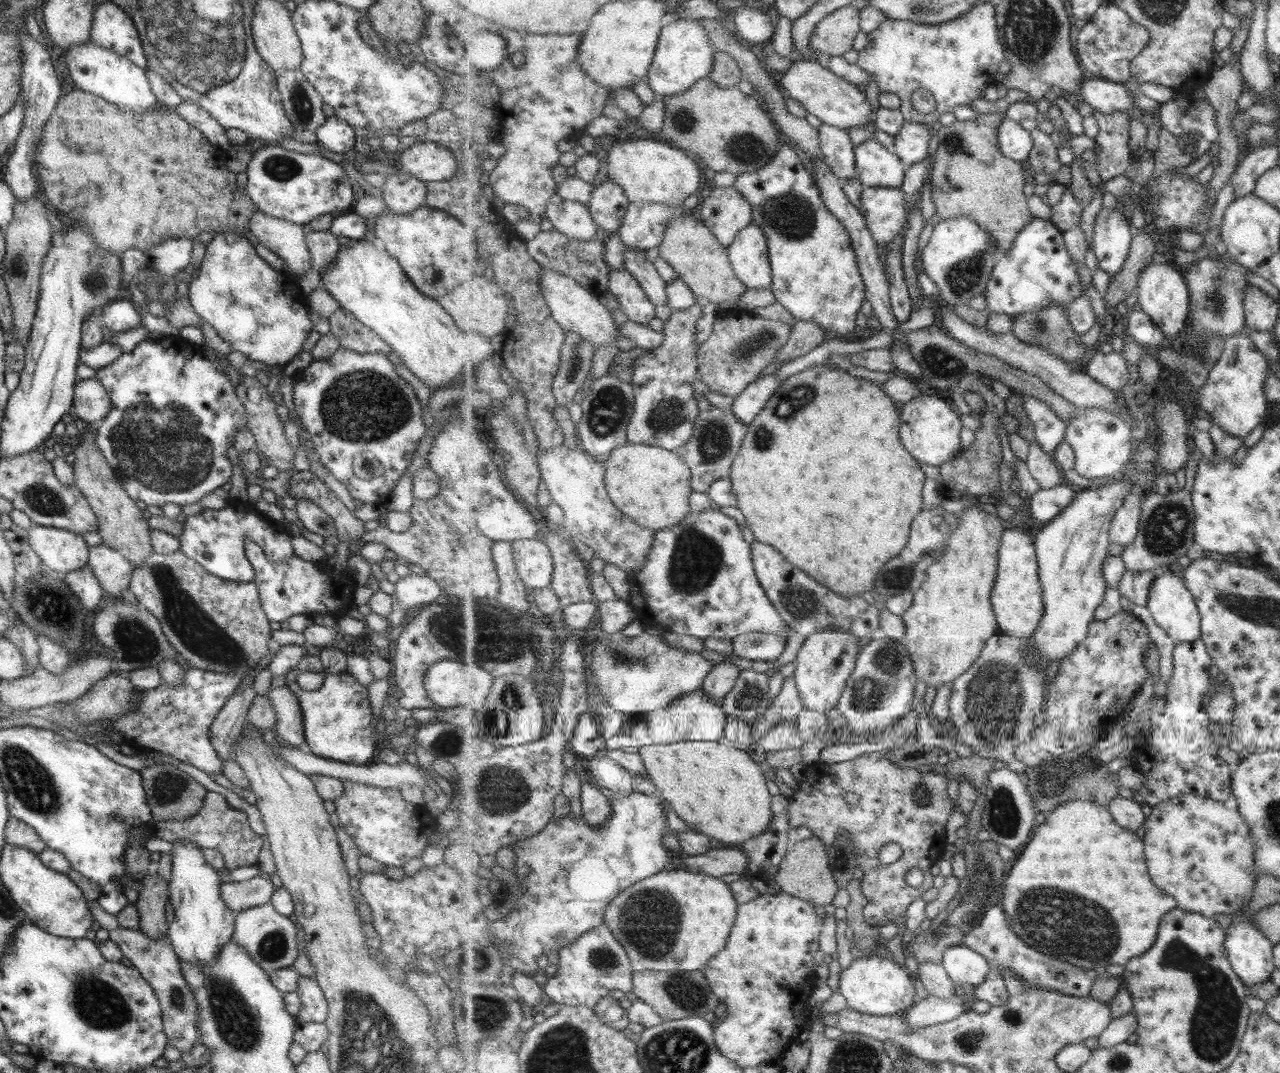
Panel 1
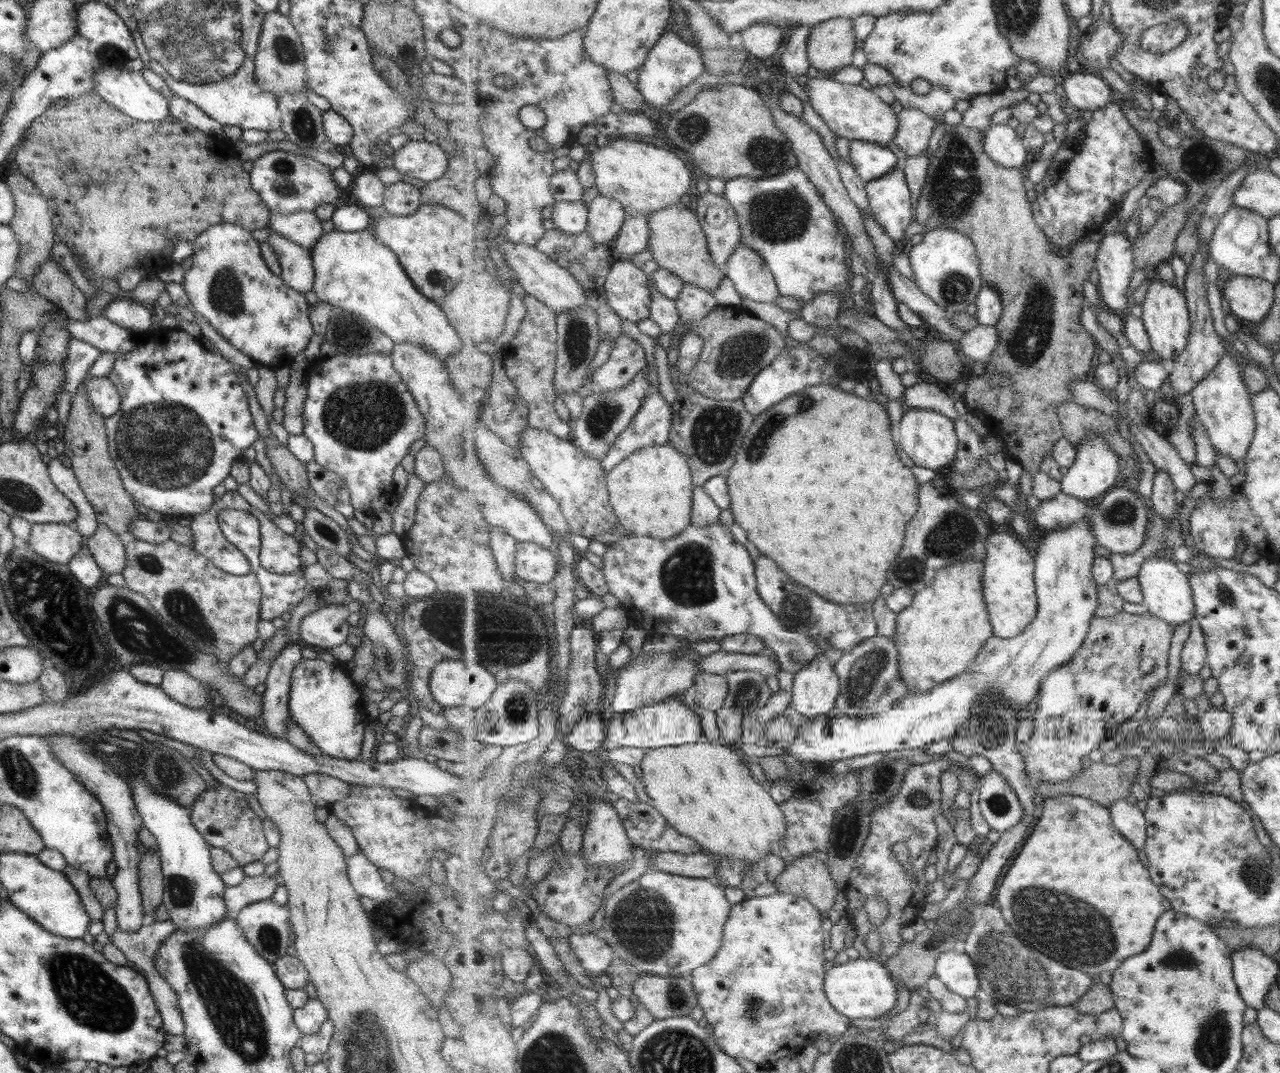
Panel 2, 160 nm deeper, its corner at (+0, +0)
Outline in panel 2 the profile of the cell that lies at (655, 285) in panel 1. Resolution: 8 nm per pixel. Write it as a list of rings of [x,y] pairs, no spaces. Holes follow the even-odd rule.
[[[650,278],[650,290],[652,292],[650,318],[658,322],[663,333],[672,336],[673,331],[679,328],[679,324],[682,324],[676,301],[659,292],[652,278]]]

